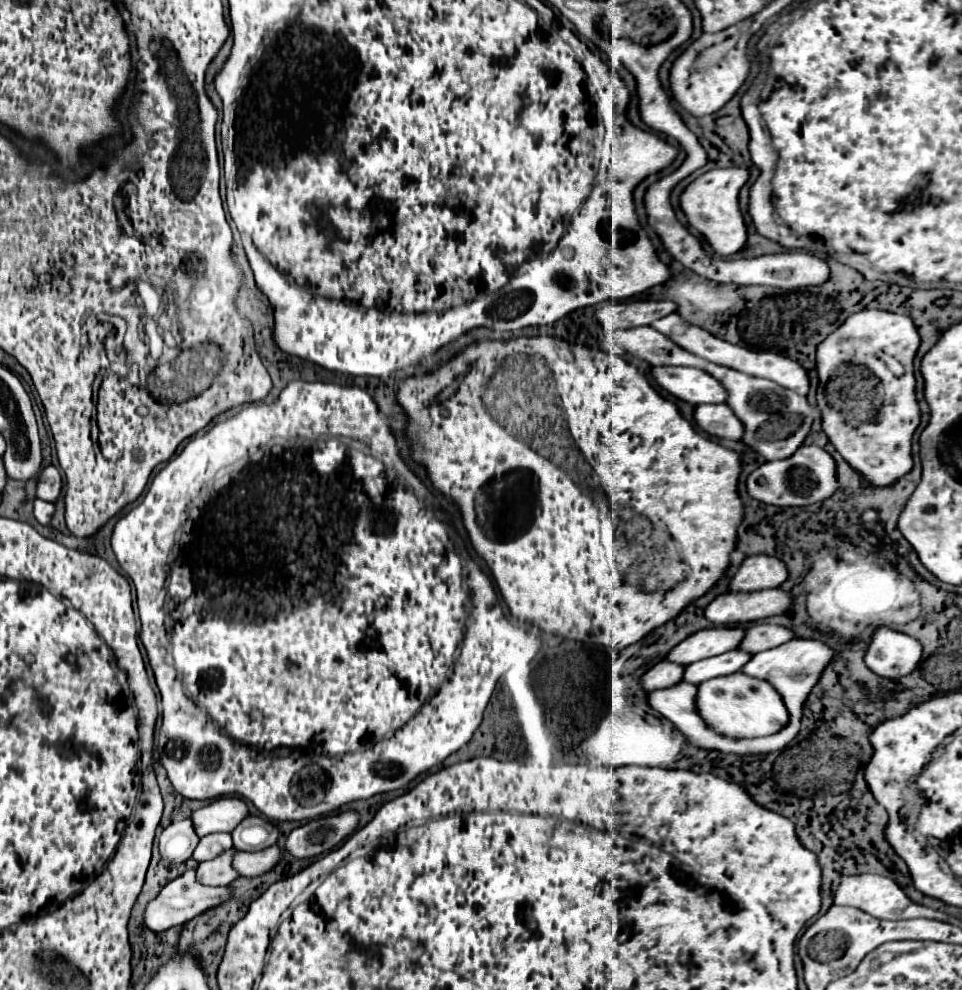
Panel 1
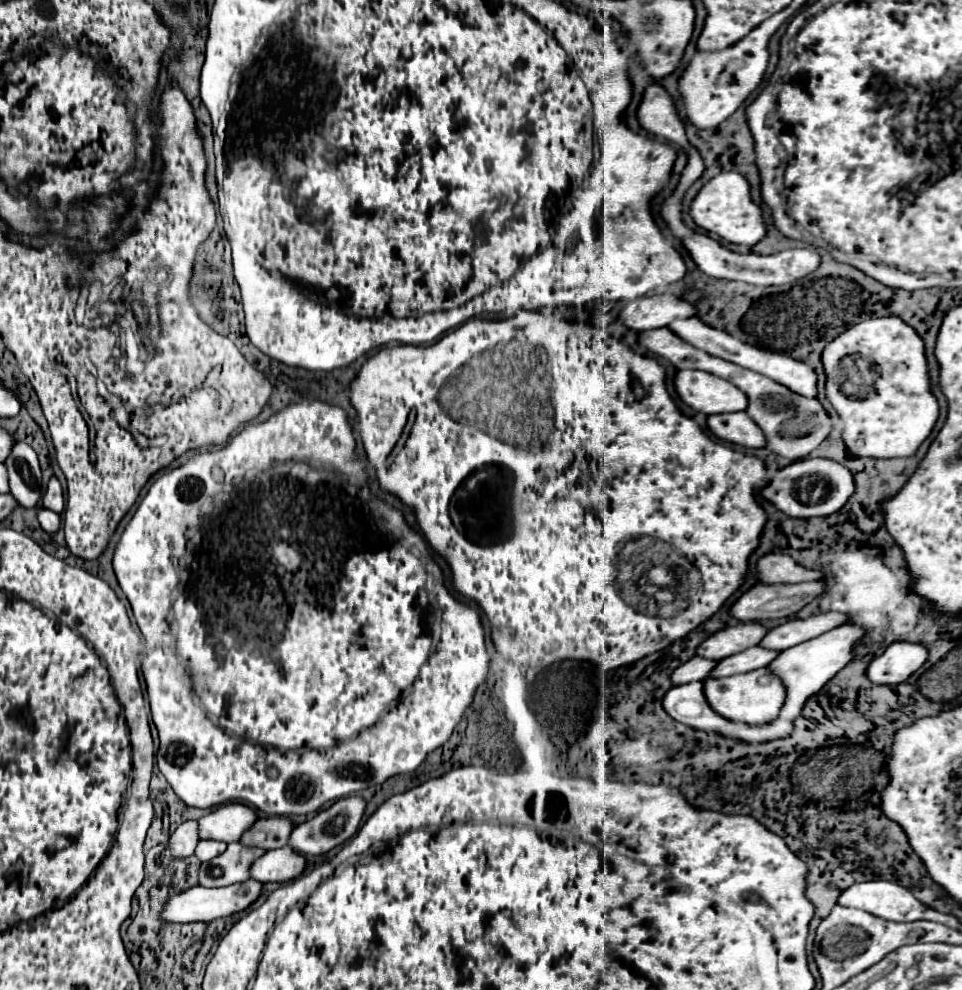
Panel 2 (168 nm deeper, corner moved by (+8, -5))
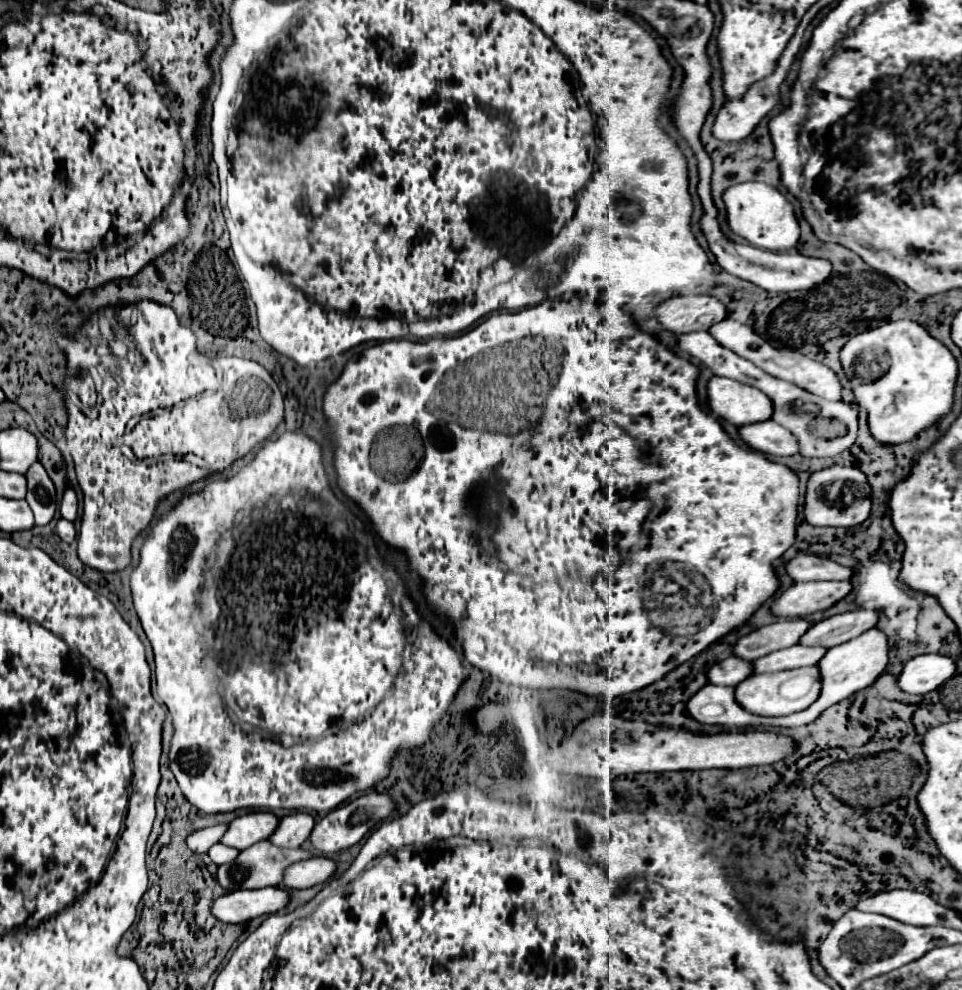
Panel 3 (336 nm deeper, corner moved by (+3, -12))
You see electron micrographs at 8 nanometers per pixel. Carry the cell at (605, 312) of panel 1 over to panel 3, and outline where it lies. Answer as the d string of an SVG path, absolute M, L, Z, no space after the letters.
M677 296L661 302L655 308L655 318L661 322L667 330L675 334L687 334L687 332L697 332L697 330L709 330L715 322L721 322L727 318L725 306L713 298L713 296Z

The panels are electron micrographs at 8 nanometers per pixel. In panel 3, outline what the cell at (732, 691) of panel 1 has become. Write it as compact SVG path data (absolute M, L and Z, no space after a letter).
M807 666L807 668L783 670L771 674L753 674L745 682L737 684L735 698L747 712L759 716L787 716L811 706L811 702L819 698L819 690L821 690L819 666Z

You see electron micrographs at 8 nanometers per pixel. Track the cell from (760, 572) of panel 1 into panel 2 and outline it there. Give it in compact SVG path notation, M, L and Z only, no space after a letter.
M764 555L756 563L756 579L762 585L802 583L802 581L820 579L820 573L800 567L788 555Z

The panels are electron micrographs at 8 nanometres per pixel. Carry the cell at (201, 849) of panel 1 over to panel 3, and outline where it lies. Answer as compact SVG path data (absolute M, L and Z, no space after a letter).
M215 844L215 846L209 848L209 856L215 864L227 864L227 862L233 862L239 856L239 850L225 846L225 844Z

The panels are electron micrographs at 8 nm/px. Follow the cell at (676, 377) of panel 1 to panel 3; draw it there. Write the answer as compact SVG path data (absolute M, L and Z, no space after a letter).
M713 376L707 384L707 392L713 414L735 426L763 422L773 414L771 398L743 382Z

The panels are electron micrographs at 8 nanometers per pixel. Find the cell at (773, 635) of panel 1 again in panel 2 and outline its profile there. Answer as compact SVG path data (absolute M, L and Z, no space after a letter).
M820 613L820 615L812 615L808 619L786 621L778 627L770 629L768 635L760 641L760 647L782 651L782 649L794 647L802 641L814 639L842 623L846 623L846 615L842 615L842 613Z

